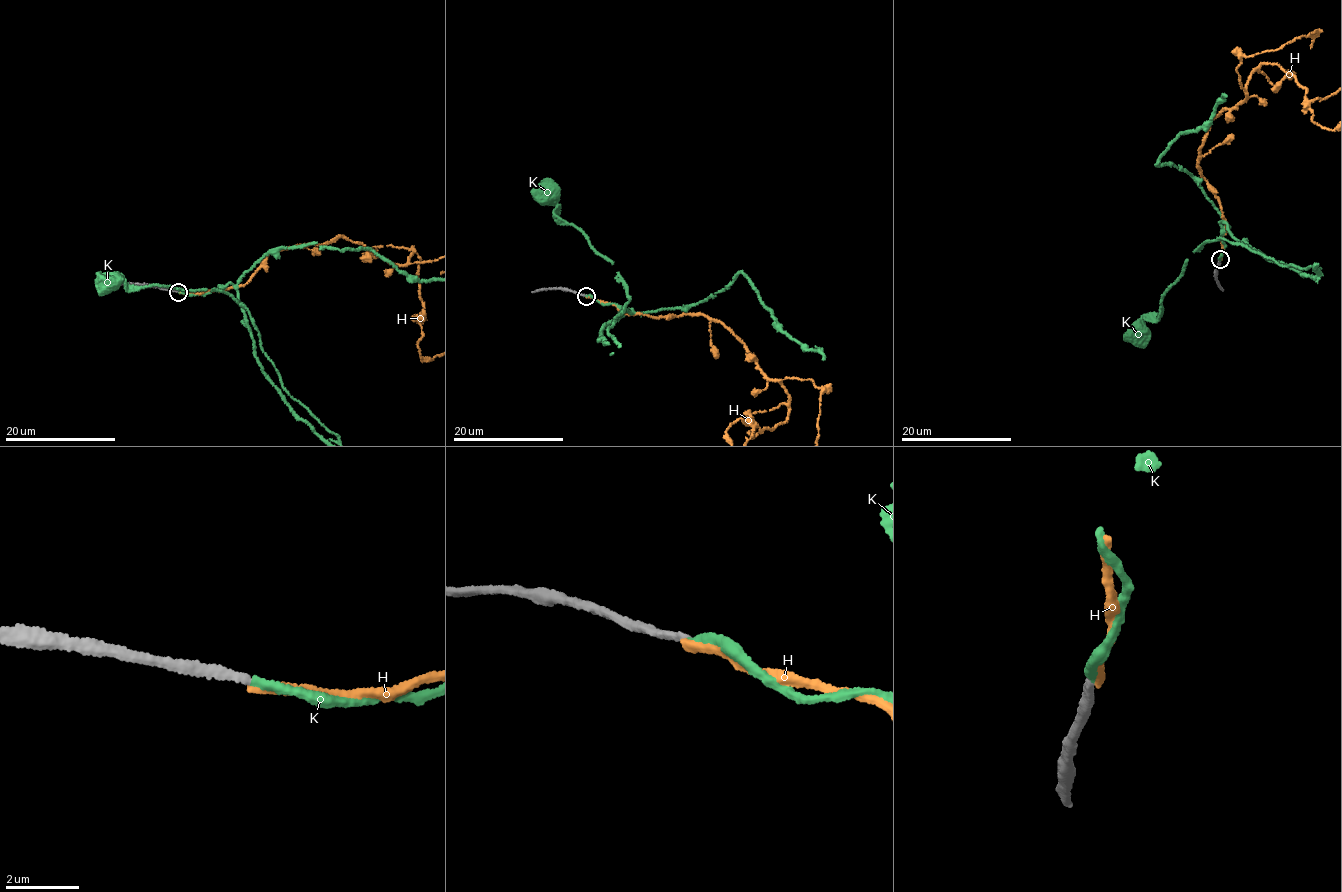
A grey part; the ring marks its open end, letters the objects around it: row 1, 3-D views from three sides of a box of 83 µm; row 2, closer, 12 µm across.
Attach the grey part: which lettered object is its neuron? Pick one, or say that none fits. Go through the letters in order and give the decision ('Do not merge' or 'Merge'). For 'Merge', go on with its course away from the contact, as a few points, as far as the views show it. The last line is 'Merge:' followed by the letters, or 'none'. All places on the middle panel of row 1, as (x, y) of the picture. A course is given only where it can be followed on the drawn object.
H: Do not merge
K: Merge. Its course: (587, 295), (632, 311), (599, 333), (618, 346), (608, 328), (625, 285), (544, 194)
Merge: K

